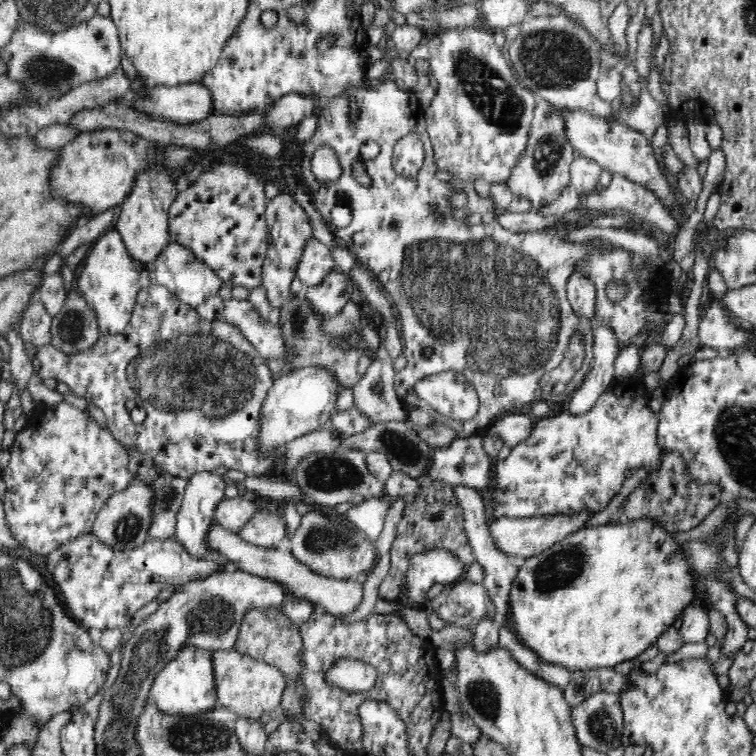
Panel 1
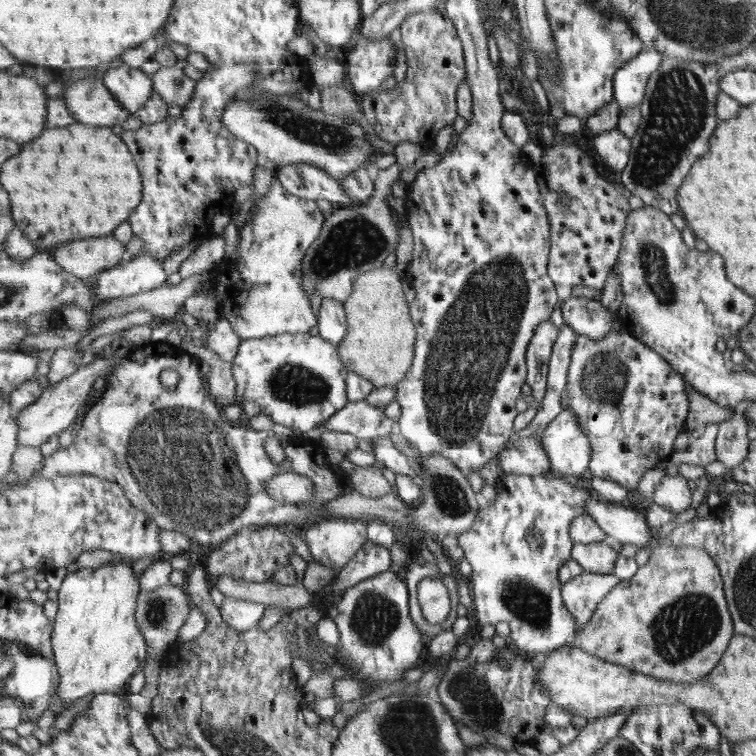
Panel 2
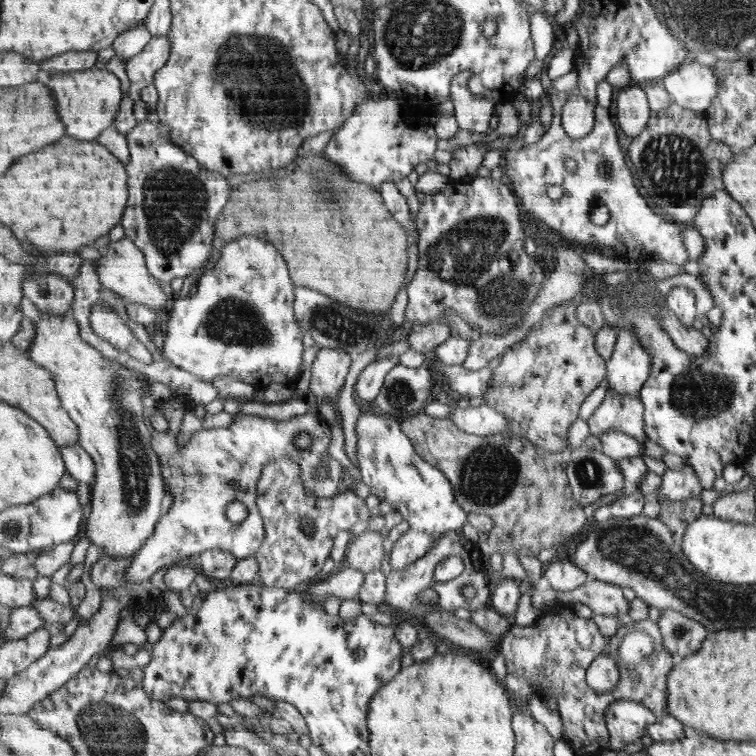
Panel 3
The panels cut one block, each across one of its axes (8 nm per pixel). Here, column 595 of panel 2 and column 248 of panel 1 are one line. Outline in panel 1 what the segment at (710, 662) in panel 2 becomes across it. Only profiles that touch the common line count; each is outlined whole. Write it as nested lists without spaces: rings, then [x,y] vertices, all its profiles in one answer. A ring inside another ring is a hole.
[[[279,607],[249,610],[241,620],[238,640],[233,648],[246,656],[274,665],[279,668],[286,679],[286,688],[280,700],[280,707],[286,708],[290,714],[300,718],[301,727],[310,736],[313,742],[318,742],[324,734],[321,733],[319,724],[304,717],[302,714],[302,701],[296,694],[296,680],[302,672],[302,637],[300,637],[299,626],[288,621]]]

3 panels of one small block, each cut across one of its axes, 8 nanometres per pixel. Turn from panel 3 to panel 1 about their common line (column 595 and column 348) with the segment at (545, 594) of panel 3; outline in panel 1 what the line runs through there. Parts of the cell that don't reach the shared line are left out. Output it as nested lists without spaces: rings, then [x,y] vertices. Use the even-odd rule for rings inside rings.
[[[213,523],[206,536],[206,550],[208,554],[220,553],[226,557],[235,570],[248,572],[281,582],[293,598],[317,602],[330,614],[343,616],[354,612],[362,602],[362,583],[355,579],[337,579],[327,577],[310,570],[303,562],[300,562],[290,551],[284,552],[276,548],[264,548],[246,542],[239,538],[236,533],[224,526]]]

